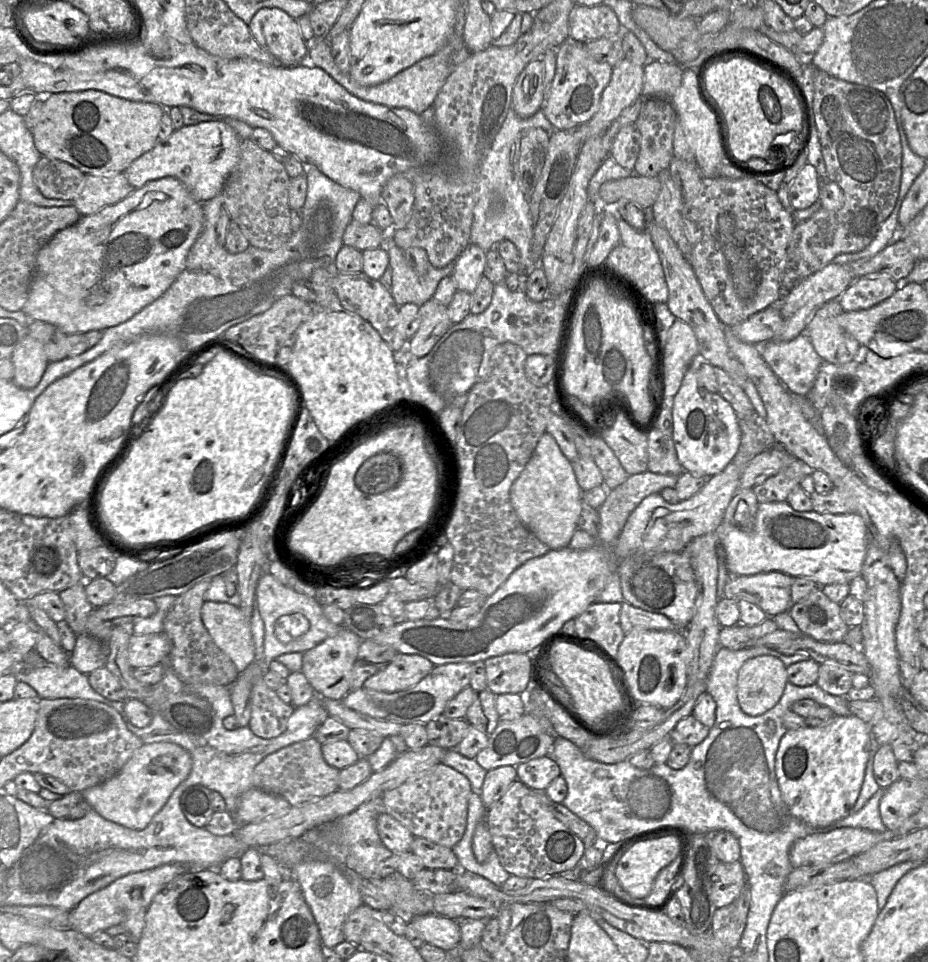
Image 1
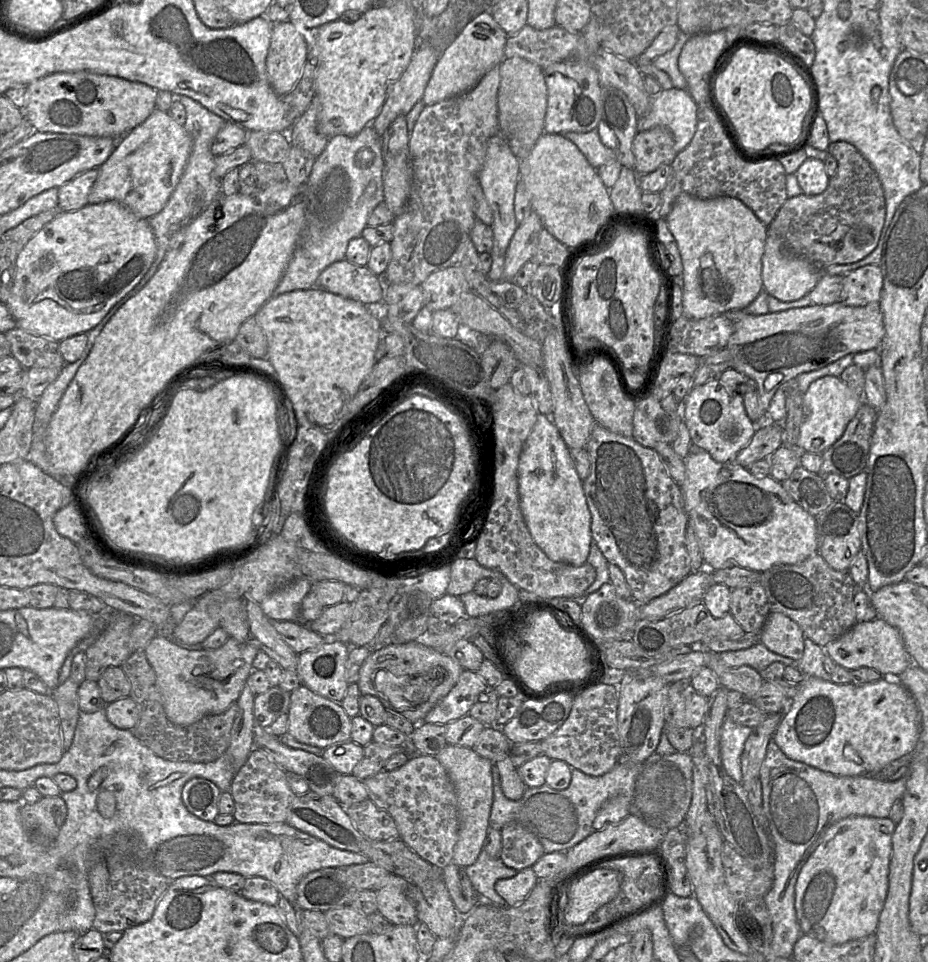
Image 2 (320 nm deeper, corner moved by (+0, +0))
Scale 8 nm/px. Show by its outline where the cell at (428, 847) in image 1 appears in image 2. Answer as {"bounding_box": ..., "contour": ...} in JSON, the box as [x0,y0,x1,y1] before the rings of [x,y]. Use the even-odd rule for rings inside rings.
{"bounding_box":[345,798,399,841],"contour":[[[369,798],[345,807],[345,812],[358,831],[368,840],[388,841],[399,838],[393,818]]]}

